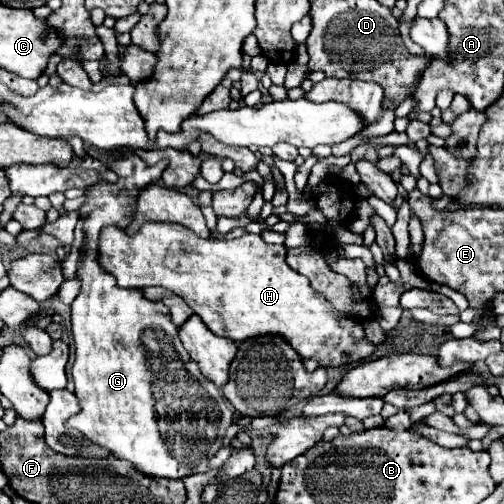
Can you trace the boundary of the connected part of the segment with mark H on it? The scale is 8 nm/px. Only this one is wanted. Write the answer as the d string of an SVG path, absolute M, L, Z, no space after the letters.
M145 221L135 235L127 235L119 227L105 227L99 235L99 265L107 273L115 275L119 287L139 289L157 285L169 289L179 295L215 335L243 341L247 337L257 337L263 333L279 333L301 355L307 371L315 371L319 365L339 367L369 357L375 351L375 345L365 339L361 323L347 315L343 315L341 321L341 313L337 313L323 295L309 287L309 279L299 275L285 263L285 253L287 251L283 245L267 245L261 235L243 235L241 239L231 241L201 239L183 225L159 221Z

